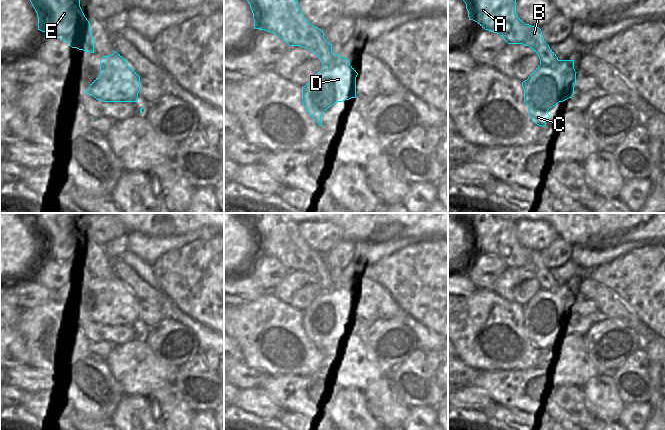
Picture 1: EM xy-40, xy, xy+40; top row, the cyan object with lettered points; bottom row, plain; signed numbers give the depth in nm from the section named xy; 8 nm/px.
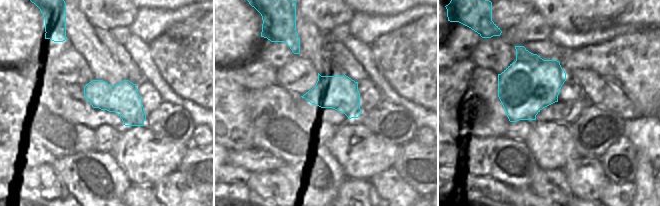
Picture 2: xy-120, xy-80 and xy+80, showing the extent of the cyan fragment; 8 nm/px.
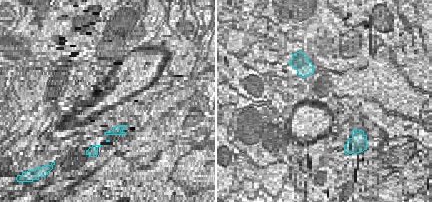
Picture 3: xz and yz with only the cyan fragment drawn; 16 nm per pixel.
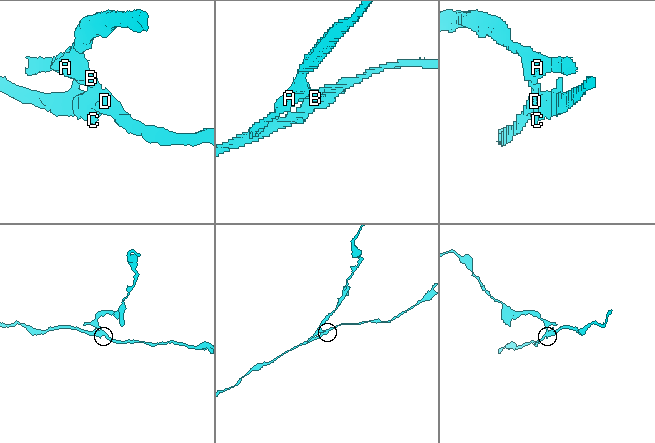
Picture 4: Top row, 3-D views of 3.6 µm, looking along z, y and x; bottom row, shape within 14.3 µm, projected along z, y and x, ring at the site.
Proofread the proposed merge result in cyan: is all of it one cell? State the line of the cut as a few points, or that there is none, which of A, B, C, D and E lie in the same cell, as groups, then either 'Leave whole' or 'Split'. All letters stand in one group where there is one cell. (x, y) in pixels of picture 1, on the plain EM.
Split along xy (334, 278), (334, 287), (322, 290). Groups: A B E / C D. Split.

